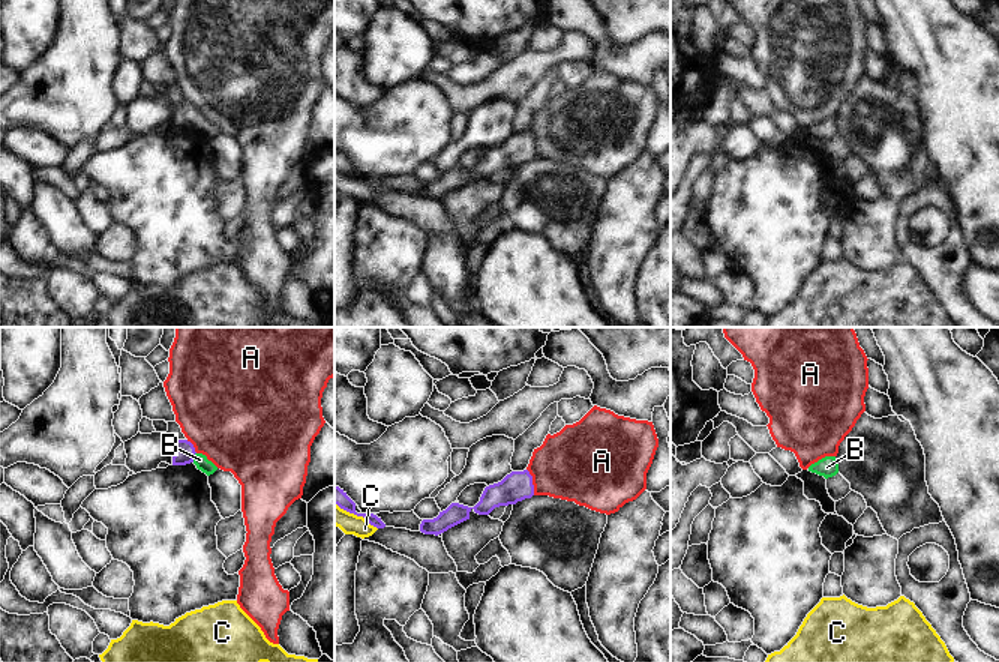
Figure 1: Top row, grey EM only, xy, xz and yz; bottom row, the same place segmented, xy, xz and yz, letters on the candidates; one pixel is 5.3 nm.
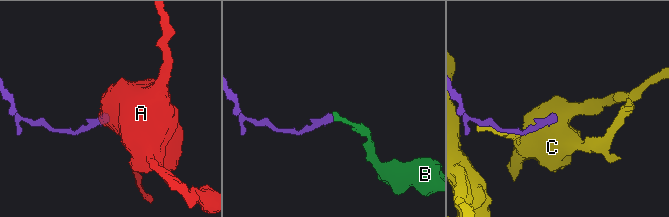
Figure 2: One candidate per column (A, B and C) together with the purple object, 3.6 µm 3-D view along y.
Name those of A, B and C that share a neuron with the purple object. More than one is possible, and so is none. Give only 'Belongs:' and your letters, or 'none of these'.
Belongs: B

